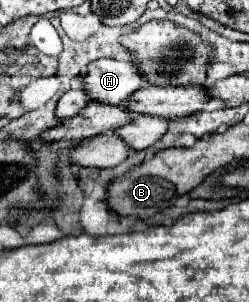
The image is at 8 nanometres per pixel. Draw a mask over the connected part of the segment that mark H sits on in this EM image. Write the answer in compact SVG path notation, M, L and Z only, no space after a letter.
M98 59L88 65L88 73L84 75L84 91L92 101L106 103L106 105L118 105L126 101L128 95L132 95L136 89L146 85L146 79L136 73L136 67L132 61L114 61L114 59Z

